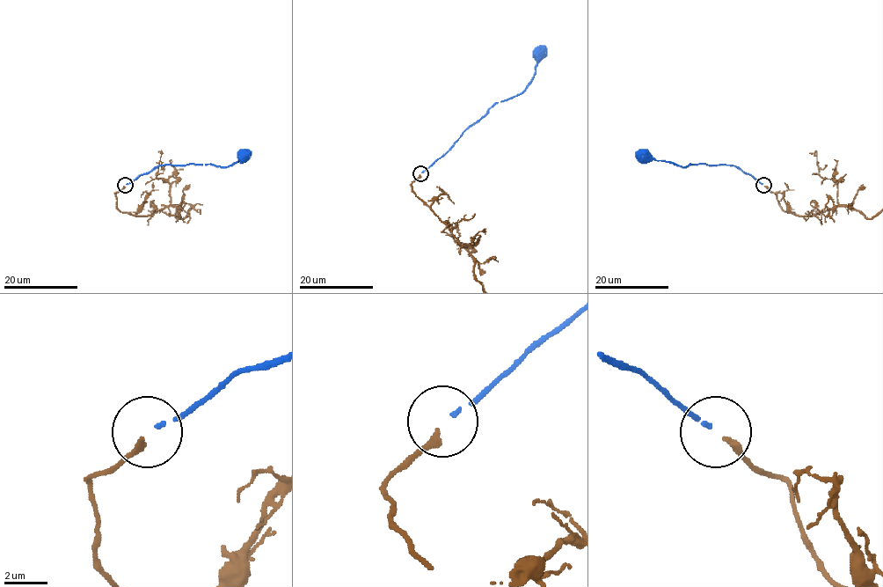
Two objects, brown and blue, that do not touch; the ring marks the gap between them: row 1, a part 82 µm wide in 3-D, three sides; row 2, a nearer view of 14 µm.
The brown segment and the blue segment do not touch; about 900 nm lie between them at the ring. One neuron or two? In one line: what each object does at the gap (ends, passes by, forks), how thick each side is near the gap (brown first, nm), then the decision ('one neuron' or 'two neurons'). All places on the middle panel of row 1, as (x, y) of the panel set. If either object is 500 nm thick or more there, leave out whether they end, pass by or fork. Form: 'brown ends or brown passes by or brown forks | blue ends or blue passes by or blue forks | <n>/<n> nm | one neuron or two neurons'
brown ends | blue ends | 300/160 nm | one neuron

